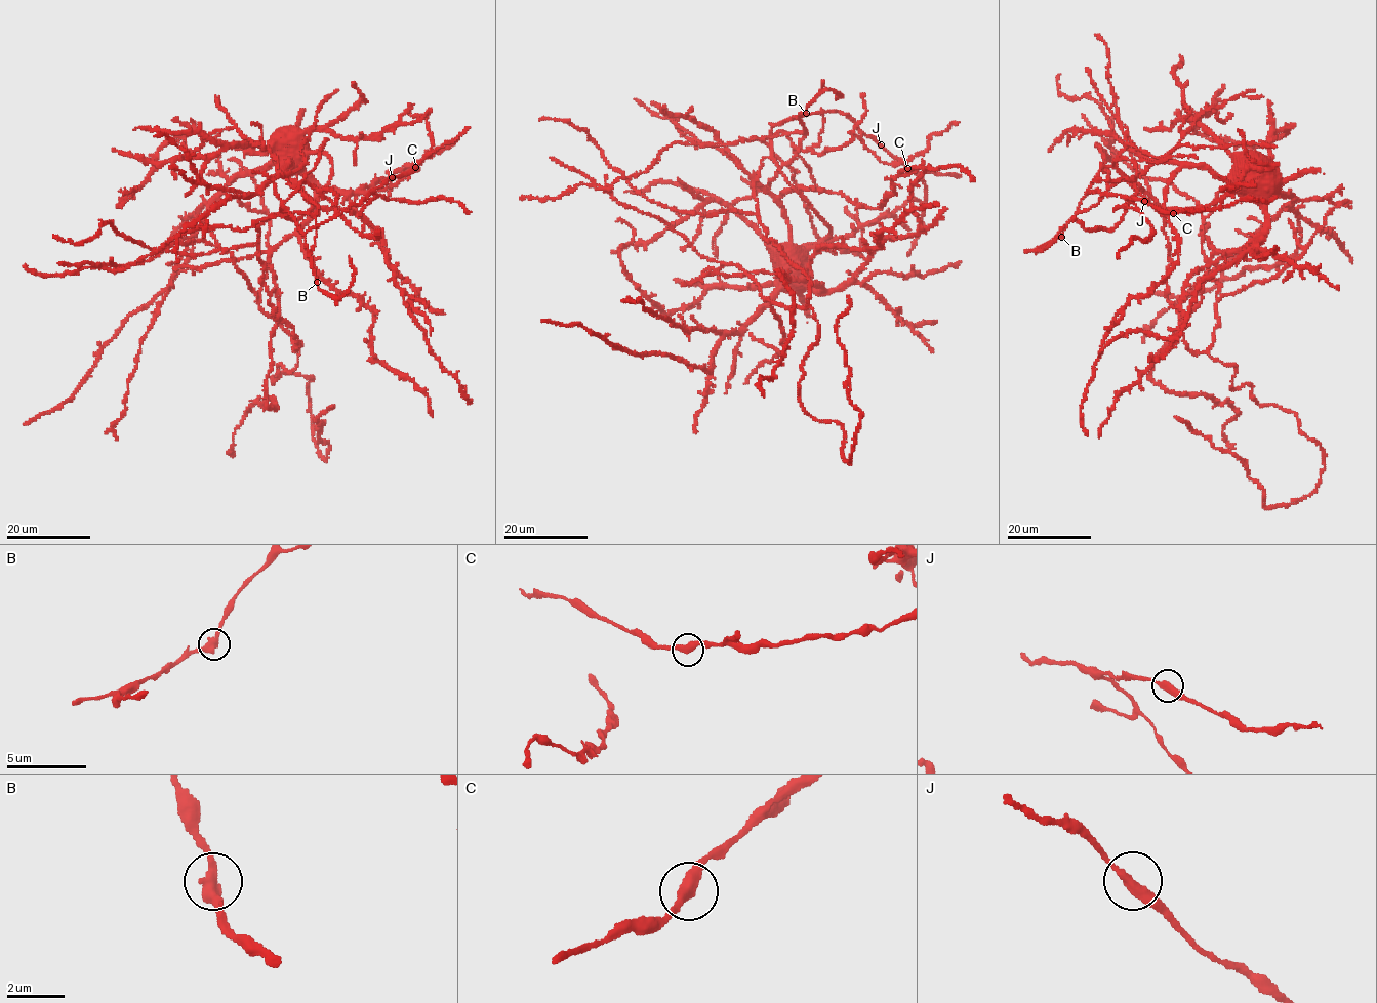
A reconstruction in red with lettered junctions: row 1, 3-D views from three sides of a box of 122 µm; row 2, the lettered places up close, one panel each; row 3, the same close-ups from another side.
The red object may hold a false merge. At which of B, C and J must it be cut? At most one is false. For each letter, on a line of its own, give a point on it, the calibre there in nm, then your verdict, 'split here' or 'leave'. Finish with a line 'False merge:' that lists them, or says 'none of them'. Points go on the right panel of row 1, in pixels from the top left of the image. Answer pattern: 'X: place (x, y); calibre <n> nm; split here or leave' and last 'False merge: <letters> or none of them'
B: place (1061, 237); calibre 380 nm; leave
C: place (1173, 213); calibre 380 nm; leave
J: place (1144, 201); calibre 360 nm; leave
False merge: none of them

